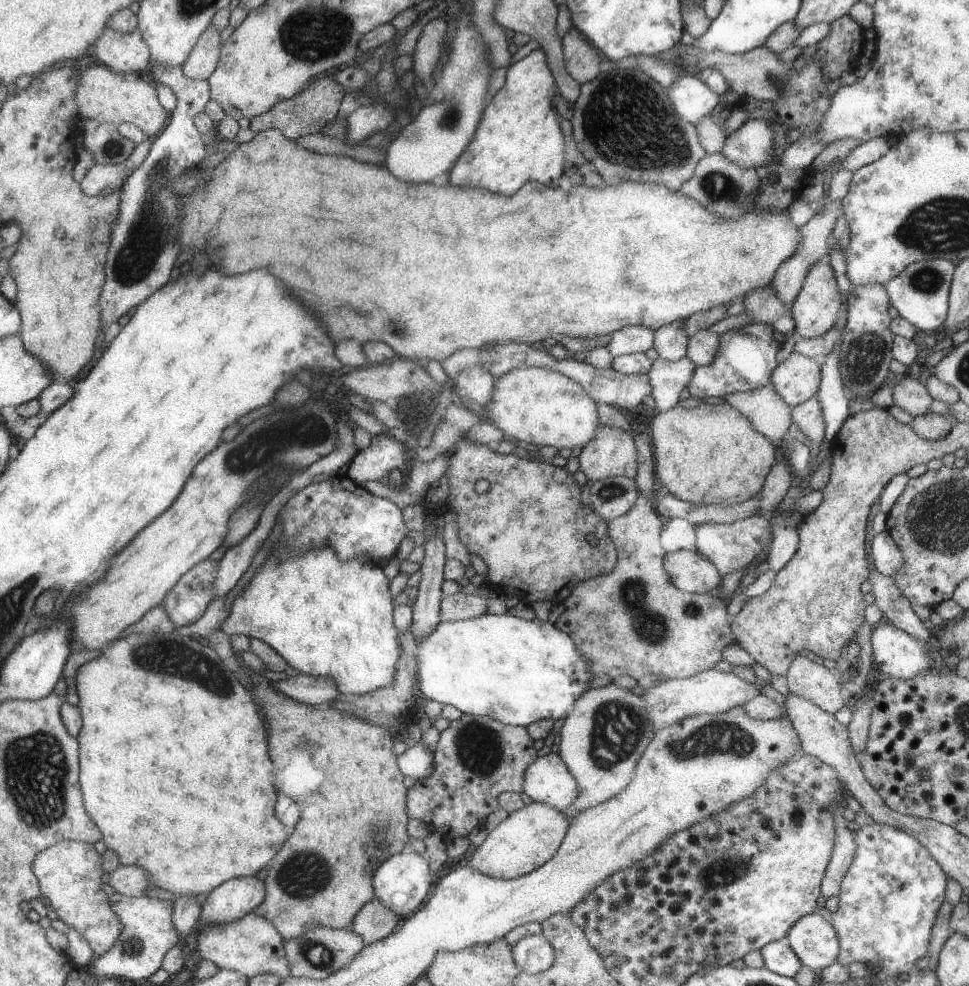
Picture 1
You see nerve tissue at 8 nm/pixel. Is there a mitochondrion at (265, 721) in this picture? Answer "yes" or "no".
no

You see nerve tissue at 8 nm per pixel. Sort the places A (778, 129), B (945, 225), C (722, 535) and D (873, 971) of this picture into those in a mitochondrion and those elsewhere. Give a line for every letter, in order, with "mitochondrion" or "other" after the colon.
A: other
B: mitochondrion
C: other
D: other

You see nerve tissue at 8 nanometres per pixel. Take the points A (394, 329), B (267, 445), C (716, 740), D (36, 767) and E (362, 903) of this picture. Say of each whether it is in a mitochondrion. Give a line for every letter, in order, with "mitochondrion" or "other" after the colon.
A: mitochondrion
B: mitochondrion
C: mitochondrion
D: mitochondrion
E: other

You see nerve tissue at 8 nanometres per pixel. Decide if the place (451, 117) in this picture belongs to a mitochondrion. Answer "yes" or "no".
yes

